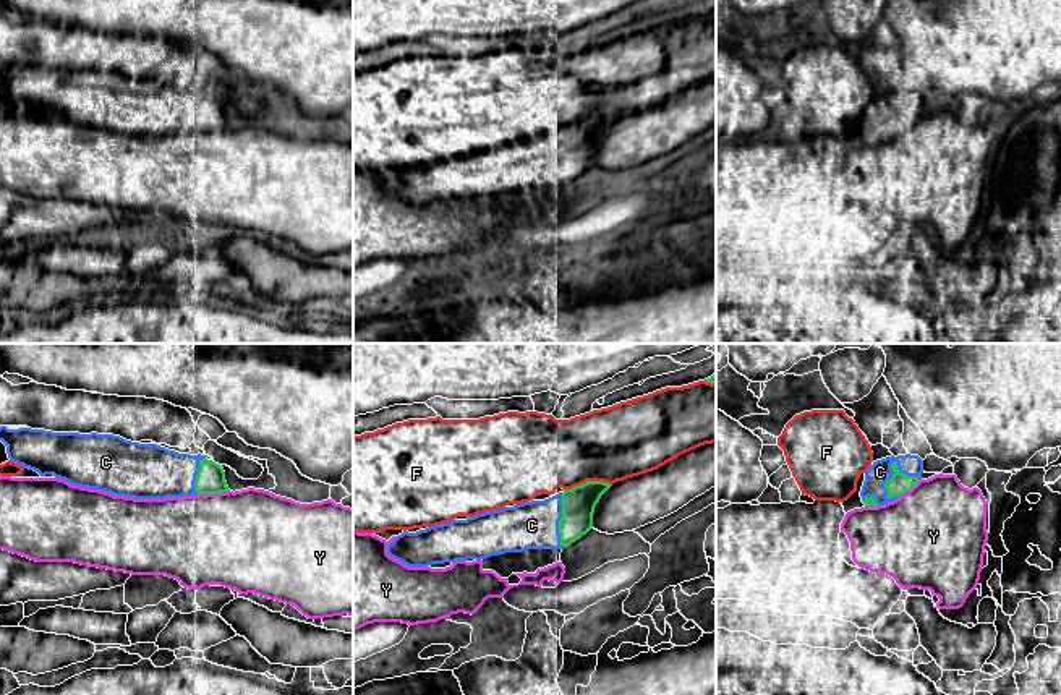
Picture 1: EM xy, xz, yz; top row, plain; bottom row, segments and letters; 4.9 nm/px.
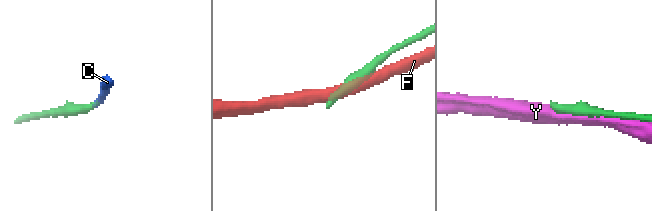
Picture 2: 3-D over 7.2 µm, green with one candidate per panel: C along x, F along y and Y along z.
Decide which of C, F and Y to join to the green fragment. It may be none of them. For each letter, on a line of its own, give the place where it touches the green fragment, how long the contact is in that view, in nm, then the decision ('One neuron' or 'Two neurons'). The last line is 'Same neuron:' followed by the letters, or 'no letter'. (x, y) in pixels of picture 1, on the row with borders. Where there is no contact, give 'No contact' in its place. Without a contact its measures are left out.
C: Touches green at yz (891, 465). Shared border 200 nm. One neuron
F: Touches green at xz (587, 481). Shared border 240 nm. Two neurons
Y: Touches green at xy (213, 493). Shared border 160 nm. Two neurons
Same neuron: C

